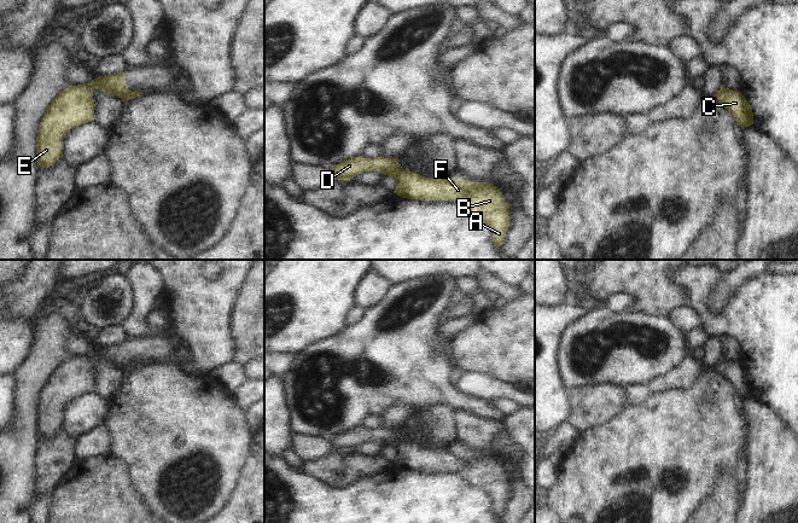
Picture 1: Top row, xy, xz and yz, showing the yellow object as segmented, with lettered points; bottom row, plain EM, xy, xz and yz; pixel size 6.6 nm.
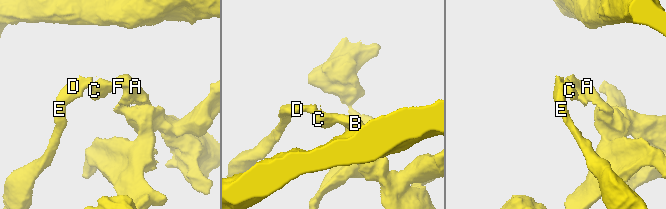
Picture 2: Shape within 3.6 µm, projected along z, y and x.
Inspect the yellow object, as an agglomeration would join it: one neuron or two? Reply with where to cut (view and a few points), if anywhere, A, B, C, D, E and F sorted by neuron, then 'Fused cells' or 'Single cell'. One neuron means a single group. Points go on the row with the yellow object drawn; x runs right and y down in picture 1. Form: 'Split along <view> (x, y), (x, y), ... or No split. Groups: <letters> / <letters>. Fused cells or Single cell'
Split along xy (130, 91), (121, 98). Groups: A B C F / D E. Fused cells

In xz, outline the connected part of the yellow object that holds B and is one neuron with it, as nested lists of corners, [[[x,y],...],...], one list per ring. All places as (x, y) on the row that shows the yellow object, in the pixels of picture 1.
[[[406,170],[398,172],[395,179],[394,193],[407,199],[455,201],[490,226],[496,248],[505,242],[509,227],[509,204],[494,184],[464,179],[432,179]]]

